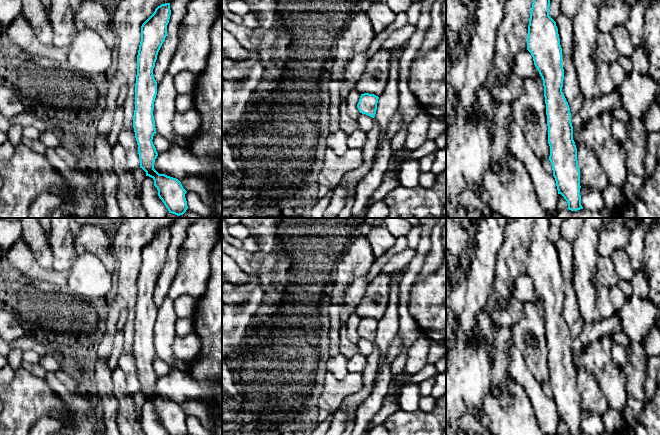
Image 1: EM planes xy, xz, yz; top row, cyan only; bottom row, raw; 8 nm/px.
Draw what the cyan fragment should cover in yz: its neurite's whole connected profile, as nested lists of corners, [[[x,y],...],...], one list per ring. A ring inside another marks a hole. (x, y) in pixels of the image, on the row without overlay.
[[[535,218],[528,249],[527,274],[531,277],[534,289],[543,304],[546,328],[549,384],[556,405],[558,418],[568,427],[571,435],[583,433],[580,419],[580,393],[577,384],[577,372],[573,364],[573,350],[568,326],[562,316],[564,293],[562,290],[562,272],[556,246],[549,240],[549,218]]]

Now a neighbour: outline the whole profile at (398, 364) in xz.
[[[408,346],[404,347],[400,353],[395,357],[395,359],[390,363],[391,372],[393,375],[399,374],[405,369],[405,364],[407,360]]]

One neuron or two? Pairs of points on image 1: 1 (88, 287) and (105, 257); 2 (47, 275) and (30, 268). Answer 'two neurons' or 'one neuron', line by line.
1: one neuron
2: one neuron

